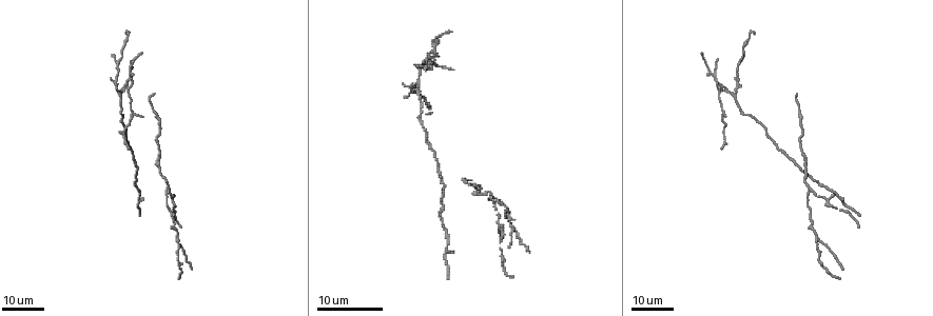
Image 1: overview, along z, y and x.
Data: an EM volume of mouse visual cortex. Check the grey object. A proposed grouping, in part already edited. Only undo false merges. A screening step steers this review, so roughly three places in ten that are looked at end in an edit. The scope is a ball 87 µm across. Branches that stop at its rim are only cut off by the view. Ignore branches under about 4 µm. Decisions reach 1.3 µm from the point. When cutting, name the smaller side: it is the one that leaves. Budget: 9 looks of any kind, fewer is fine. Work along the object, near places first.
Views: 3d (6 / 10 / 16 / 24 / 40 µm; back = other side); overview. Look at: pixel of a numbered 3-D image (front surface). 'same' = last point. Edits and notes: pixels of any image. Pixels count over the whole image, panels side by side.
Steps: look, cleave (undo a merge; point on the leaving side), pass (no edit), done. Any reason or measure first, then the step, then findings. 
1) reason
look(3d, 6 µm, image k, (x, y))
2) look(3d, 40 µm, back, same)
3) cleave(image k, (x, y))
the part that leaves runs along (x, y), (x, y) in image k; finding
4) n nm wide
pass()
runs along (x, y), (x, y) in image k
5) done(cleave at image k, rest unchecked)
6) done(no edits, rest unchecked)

side arm on a straight run
look(3d, 24 µm, image 1, (168, 187))

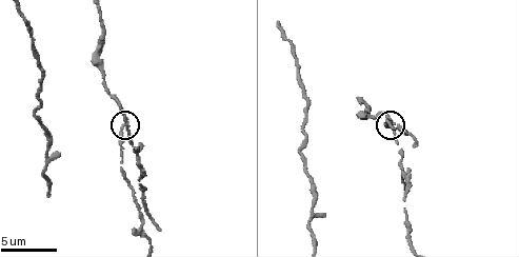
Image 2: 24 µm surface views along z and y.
look(3d, 10 µm, image 2, (126, 126))

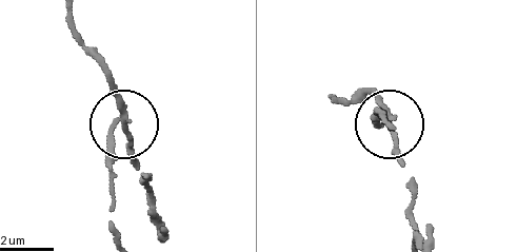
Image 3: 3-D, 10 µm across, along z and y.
side arm 19 µm; 3 arms
cleave(image 3, (110, 153))
two neurons meet here

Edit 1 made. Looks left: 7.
thick turns thin
look(3d, 16 µm, image 2, (403, 173))

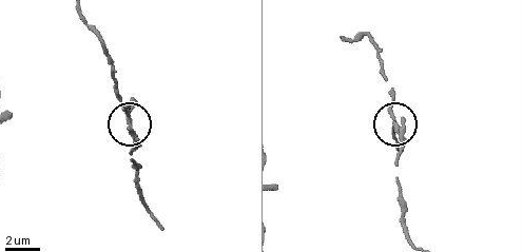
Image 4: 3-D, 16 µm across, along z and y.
190 nm wide
pass()
all the same neuron

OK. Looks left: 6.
narrows sharply
look(3d, 24 µm, image 1, (422, 104))

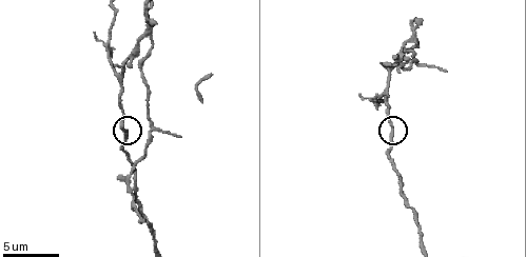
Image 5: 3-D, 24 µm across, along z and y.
look(3d, 10 µm, image 5, (391, 128))

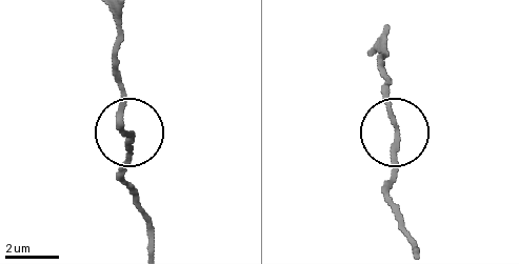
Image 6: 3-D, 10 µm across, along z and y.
170 nm wide
cleave(image 6, (119, 125))
the part that leaves runs along (135, 134), (121, 120), (114, 59), (121, 18) in image 6; a second neuron is stuck on

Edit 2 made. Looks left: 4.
look(overview)

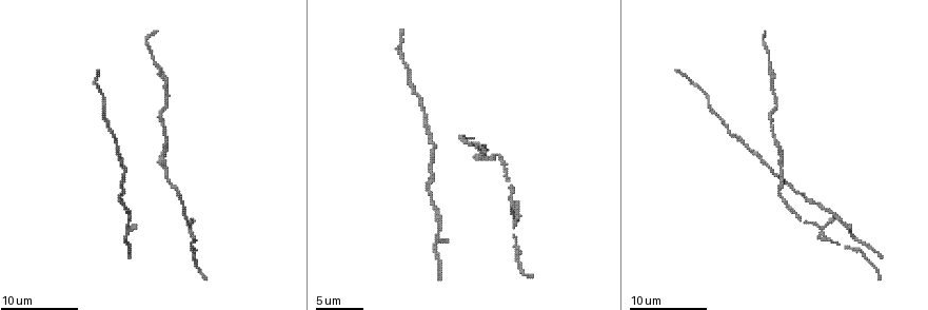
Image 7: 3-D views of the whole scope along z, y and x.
calibre changes
look(3d, 6 µm, image 7, (166, 91))

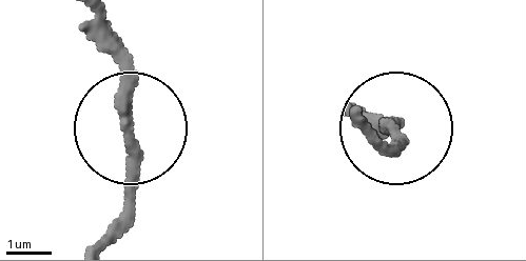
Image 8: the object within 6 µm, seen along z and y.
look(3d, 6 µm, back, image 8, (390, 127))

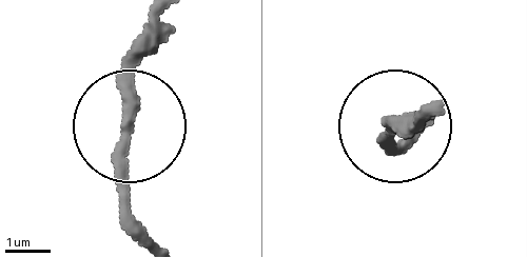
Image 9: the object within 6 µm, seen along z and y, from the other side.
250 nm wide
pass()
continuous, no second neuron

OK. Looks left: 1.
look(3d, 10 µm, image 2, (98, 55))

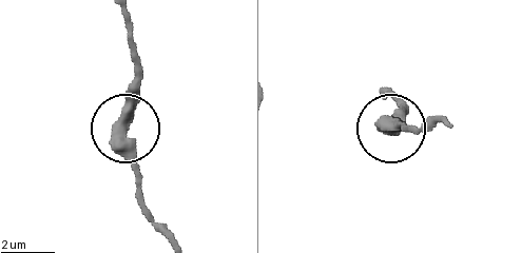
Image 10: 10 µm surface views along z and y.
pass()
all the same neuron

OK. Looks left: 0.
done(cleave at image 3, cleave at image 6, rest unchecked)

